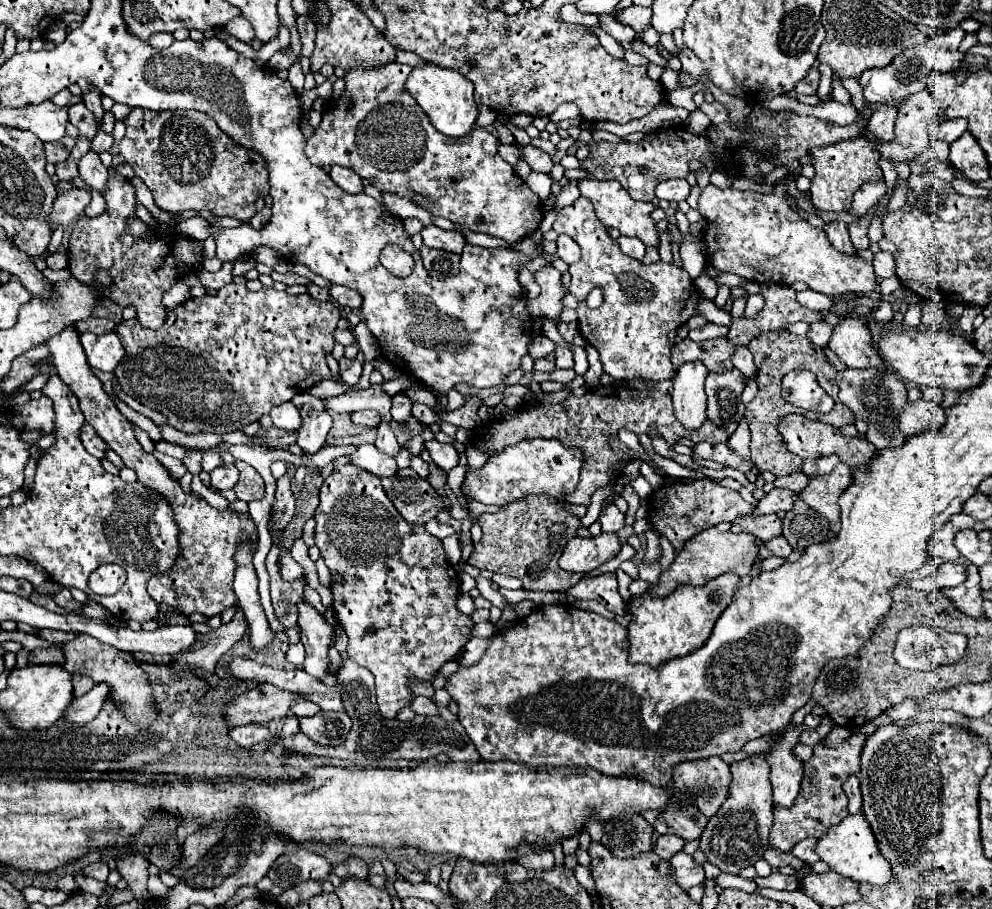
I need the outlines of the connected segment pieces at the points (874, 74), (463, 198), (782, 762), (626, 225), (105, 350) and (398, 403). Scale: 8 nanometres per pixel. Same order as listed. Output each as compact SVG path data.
M962 27L948 29L944 35L936 35L936 37L929 38L923 44L914 46L912 49L906 49L888 67L868 69L860 77L860 85L864 89L866 101L870 101L870 103L874 103L874 101L882 101L882 103L902 101L904 97L924 89L924 77L928 77L928 73L932 73L932 71L936 71L936 73L954 71L962 61L962 53L958 51L958 45L960 45L962 37L964 37Z
M388 63L380 69L352 69L346 73L346 89L336 101L328 101L324 109L322 123L316 133L308 139L306 155L314 165L342 165L372 181L376 189L382 193L406 195L412 203L422 205L436 217L450 219L452 223L466 225L474 233L486 233L492 237L500 237L508 243L516 243L524 237L530 237L540 221L542 221L542 203L528 189L528 185L514 173L512 165L508 165L498 155L498 137L488 133L482 127L472 129L466 137L446 137L434 129L428 115L422 107L412 99L412 95L404 89L406 79L410 75L410 65Z
M790 725L780 741L770 749L766 757L770 765L770 783L774 791L774 805L792 807L798 793L800 781L804 777L804 761L794 755L794 747L800 743L800 735L806 725Z
M582 179L578 181L578 189L584 197L588 197L594 205L596 217L606 225L618 229L626 237L640 237L648 247L658 245L658 235L656 235L656 223L650 219L652 213L652 203L644 201L634 201L628 191L618 183L618 181L598 181L598 179Z
M82 333L80 343L84 347L84 353L92 369L114 371L114 367L124 357L124 347L116 333L106 333L106 335Z
M400 393L396 397L392 397L392 417L406 421L412 415L412 401L406 393Z

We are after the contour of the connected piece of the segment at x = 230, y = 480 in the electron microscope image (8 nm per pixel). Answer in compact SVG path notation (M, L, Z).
M220 465L210 473L214 489L232 489L240 477L240 471L234 465Z

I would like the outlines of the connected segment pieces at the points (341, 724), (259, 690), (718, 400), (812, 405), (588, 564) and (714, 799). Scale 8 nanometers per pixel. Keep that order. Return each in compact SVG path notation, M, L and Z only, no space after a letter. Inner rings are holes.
M320 711L314 717L300 717L300 731L318 745L338 747L346 741L350 731L350 717L342 711Z
M262 683L226 705L226 723L230 727L236 727L244 723L266 723L272 719L284 719L288 715L288 709L302 699L304 697L300 693Z
M736 367L726 369L724 373L708 373L706 377L708 419L724 427L728 433L734 433L734 429L744 417L746 405L740 399L744 387L746 377Z
M792 371L782 379L782 397L806 411L828 413L834 407L832 397L818 385L816 375L808 371Z
M600 533L598 537L574 537L568 541L560 567L564 571L588 573L600 567L604 561L612 559L620 551L620 539L616 533Z
M708 757L704 761L688 761L672 769L672 785L678 791L690 791L696 801L696 807L704 817L716 815L718 807L724 803L732 773L728 763L720 757Z

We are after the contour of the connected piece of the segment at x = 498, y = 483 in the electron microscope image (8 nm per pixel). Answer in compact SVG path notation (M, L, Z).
M526 439L488 459L482 469L468 469L464 477L464 493L482 503L494 503L498 507L504 507L506 503L522 499L530 493L548 493L564 501L564 495L576 489L580 467L582 457L578 449L566 449L556 439Z

